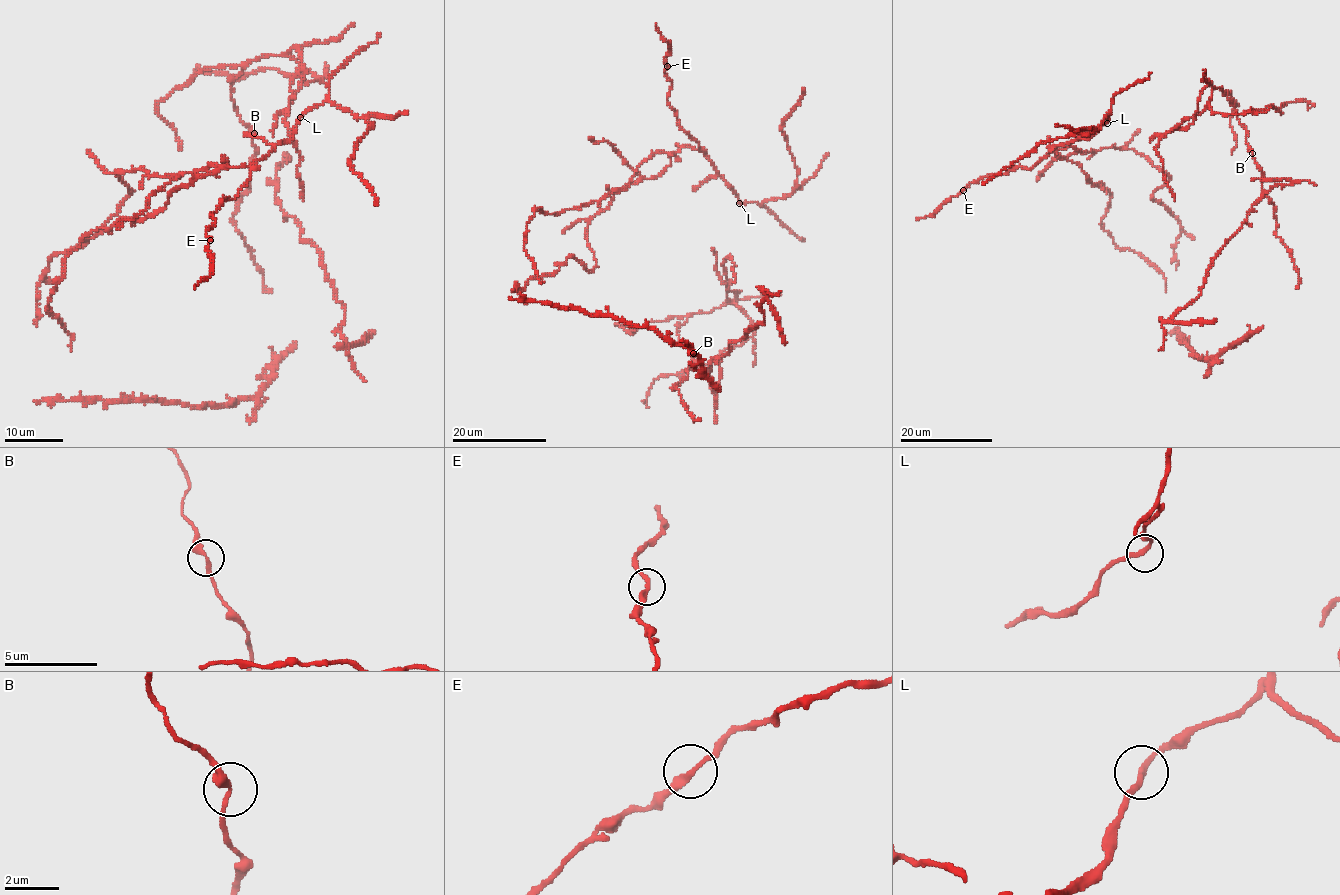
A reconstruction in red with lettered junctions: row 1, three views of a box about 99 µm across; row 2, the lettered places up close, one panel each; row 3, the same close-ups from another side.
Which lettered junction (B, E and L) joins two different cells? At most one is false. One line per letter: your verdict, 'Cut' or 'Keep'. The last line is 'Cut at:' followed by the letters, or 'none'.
B: Keep
E: Keep
L: Keep
Cut at: none

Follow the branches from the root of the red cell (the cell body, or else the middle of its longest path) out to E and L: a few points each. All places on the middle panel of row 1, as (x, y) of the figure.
E: (714, 165), (698, 149), (698, 142), (683, 130), (676, 112), (669, 105), (671, 80), (665, 73), (667, 66)
L: (714, 165), (715, 171), (739, 196), (739, 203)

